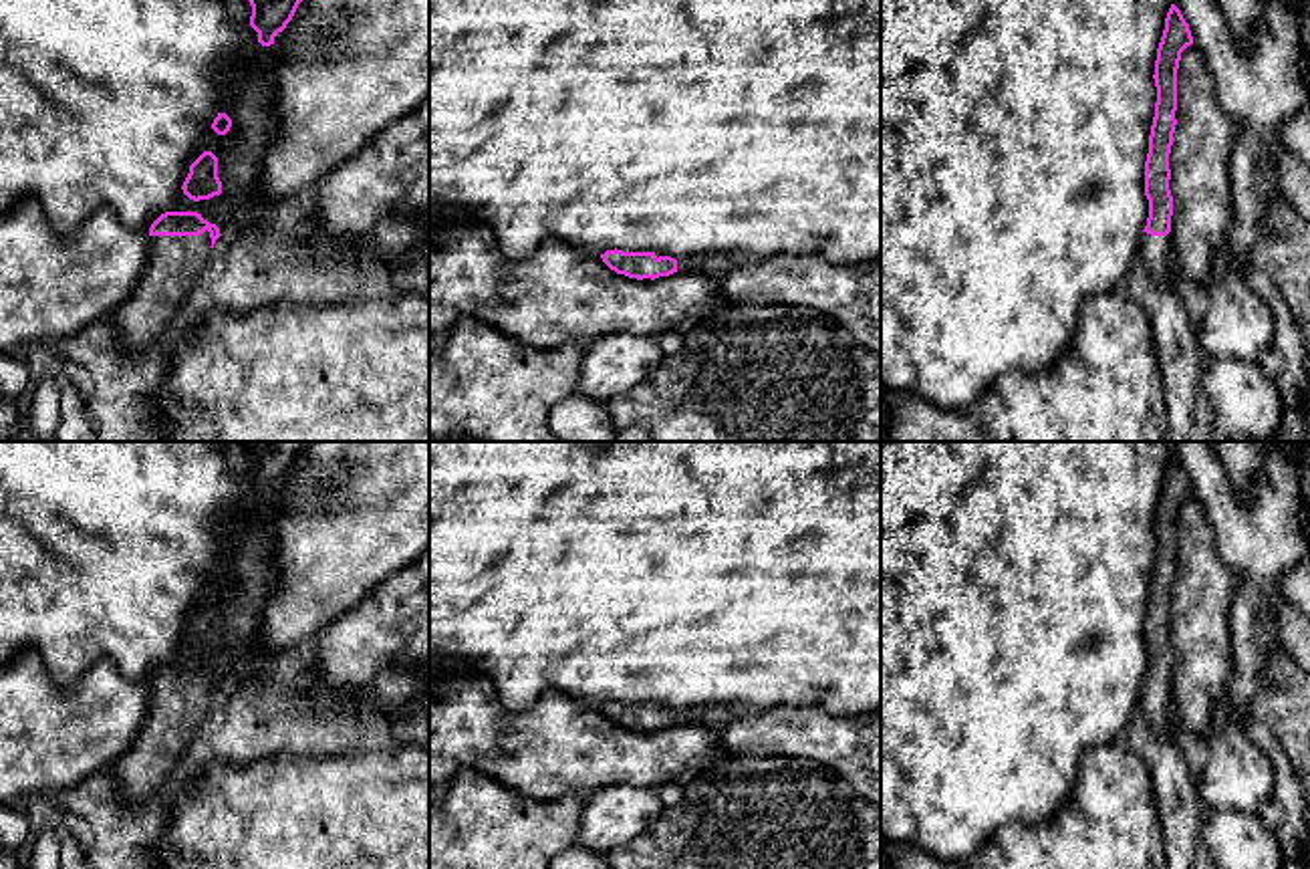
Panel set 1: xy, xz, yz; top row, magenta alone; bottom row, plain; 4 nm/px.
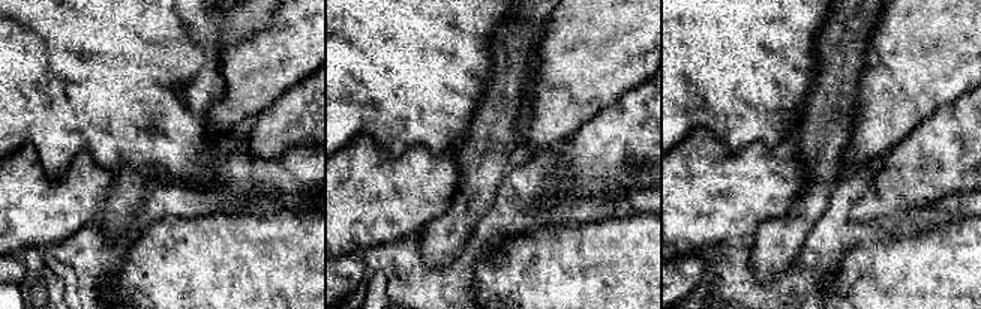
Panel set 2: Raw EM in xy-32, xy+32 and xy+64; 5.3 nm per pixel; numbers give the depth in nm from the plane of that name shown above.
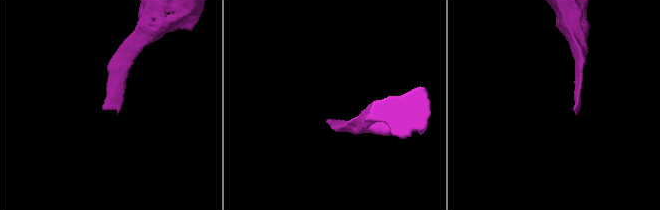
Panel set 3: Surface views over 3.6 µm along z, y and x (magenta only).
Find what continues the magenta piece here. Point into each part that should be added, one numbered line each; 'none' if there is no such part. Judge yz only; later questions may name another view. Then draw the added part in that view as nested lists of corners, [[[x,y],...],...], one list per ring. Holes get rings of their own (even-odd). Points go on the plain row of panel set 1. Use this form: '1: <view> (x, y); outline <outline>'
1: yz (1155, 702); outline [[[1143,684],[1141,688],[1139,708],[1153,730],[1161,736],[1165,736],[1169,732],[1169,726],[1173,724],[1171,698],[1171,684],[1167,688],[1151,688]]]

